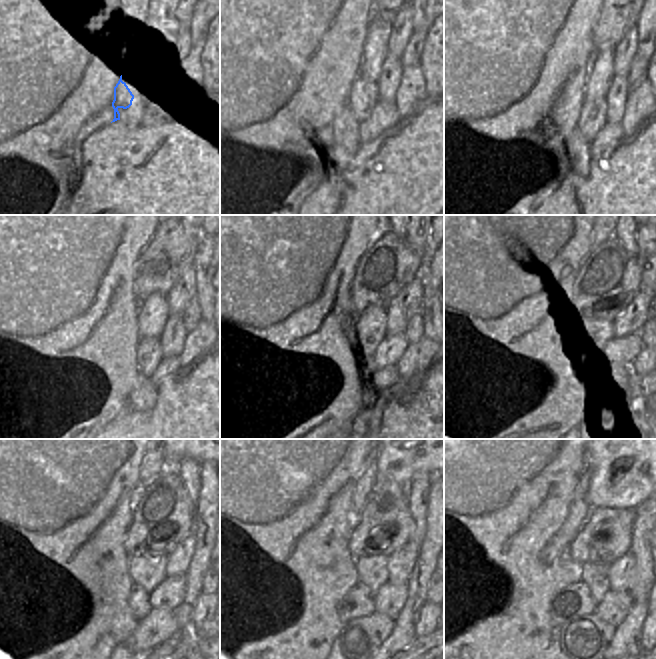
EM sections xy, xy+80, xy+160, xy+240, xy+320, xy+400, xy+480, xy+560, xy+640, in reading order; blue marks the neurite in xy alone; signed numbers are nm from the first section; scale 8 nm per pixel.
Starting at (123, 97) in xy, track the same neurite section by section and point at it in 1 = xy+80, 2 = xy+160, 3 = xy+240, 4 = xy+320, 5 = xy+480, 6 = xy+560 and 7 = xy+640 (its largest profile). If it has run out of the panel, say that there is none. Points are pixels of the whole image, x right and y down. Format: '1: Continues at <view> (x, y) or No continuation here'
1: Continues at xy+80 (345, 127)
2: Continues at xy+160 (577, 148)
3: Continues at xy+240 (143, 396)
4: Continues at xy+320 (369, 418)
5: No continuation here
6: No continuation here
7: No continuation here.

